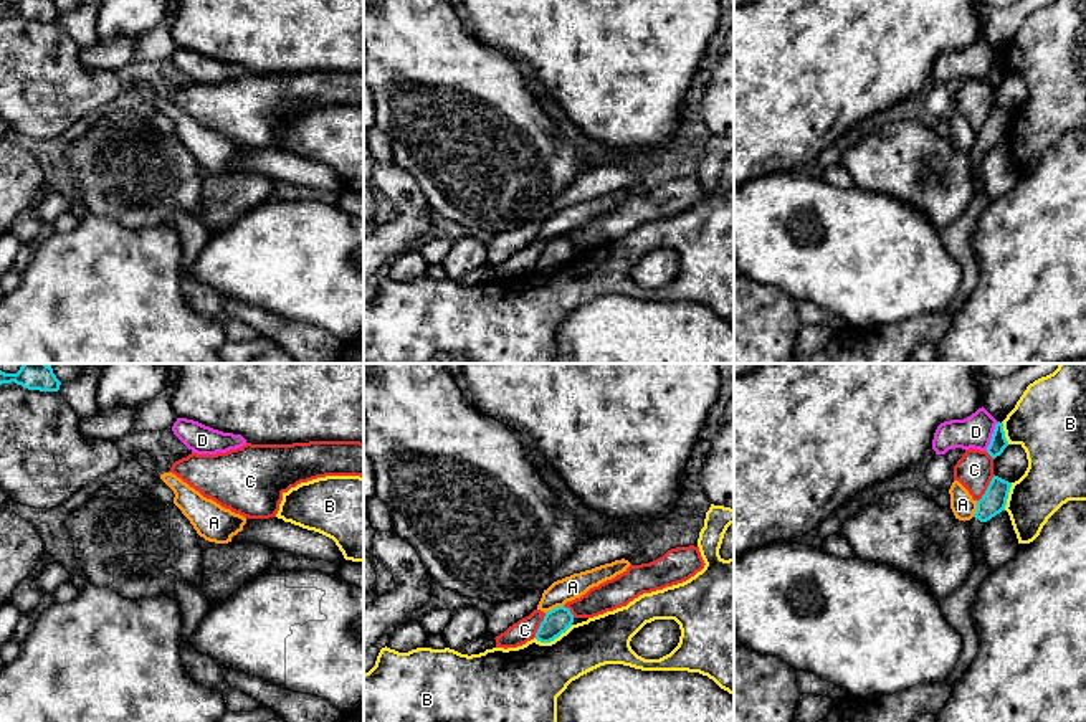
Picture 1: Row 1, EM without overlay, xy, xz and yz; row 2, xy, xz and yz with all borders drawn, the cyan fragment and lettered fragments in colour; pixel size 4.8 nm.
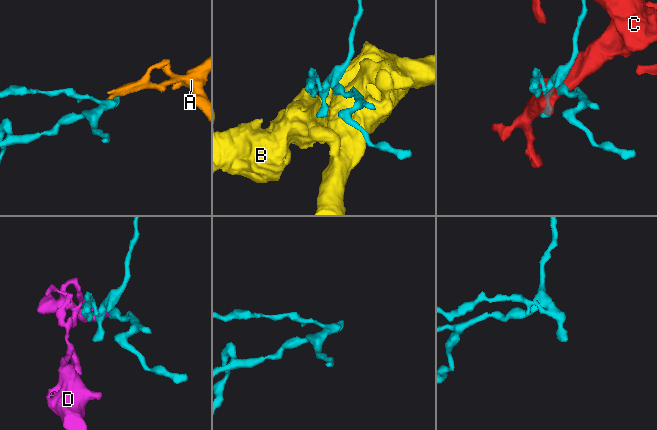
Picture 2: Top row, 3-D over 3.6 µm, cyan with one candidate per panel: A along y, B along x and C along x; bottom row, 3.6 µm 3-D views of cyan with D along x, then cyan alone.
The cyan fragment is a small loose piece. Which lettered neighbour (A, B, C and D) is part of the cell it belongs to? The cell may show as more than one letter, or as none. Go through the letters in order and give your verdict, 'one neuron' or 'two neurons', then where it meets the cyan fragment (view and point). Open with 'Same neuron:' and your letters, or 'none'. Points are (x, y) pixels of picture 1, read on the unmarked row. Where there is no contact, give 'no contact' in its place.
Same neuron: none
A: two neurons; contact xz (554, 238)
B: two neurons; contact xz (552, 270)
C: two neurons; contact yz (987, 118)
D: two neurons; contact yz (992, 66)

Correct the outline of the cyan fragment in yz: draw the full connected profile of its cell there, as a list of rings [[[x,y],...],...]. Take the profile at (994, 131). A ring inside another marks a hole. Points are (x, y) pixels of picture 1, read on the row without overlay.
[[[993,106],[982,129],[977,131],[977,140],[969,150],[972,162],[972,177],[980,169],[985,152],[1005,140],[1010,117],[1012,112]]]

